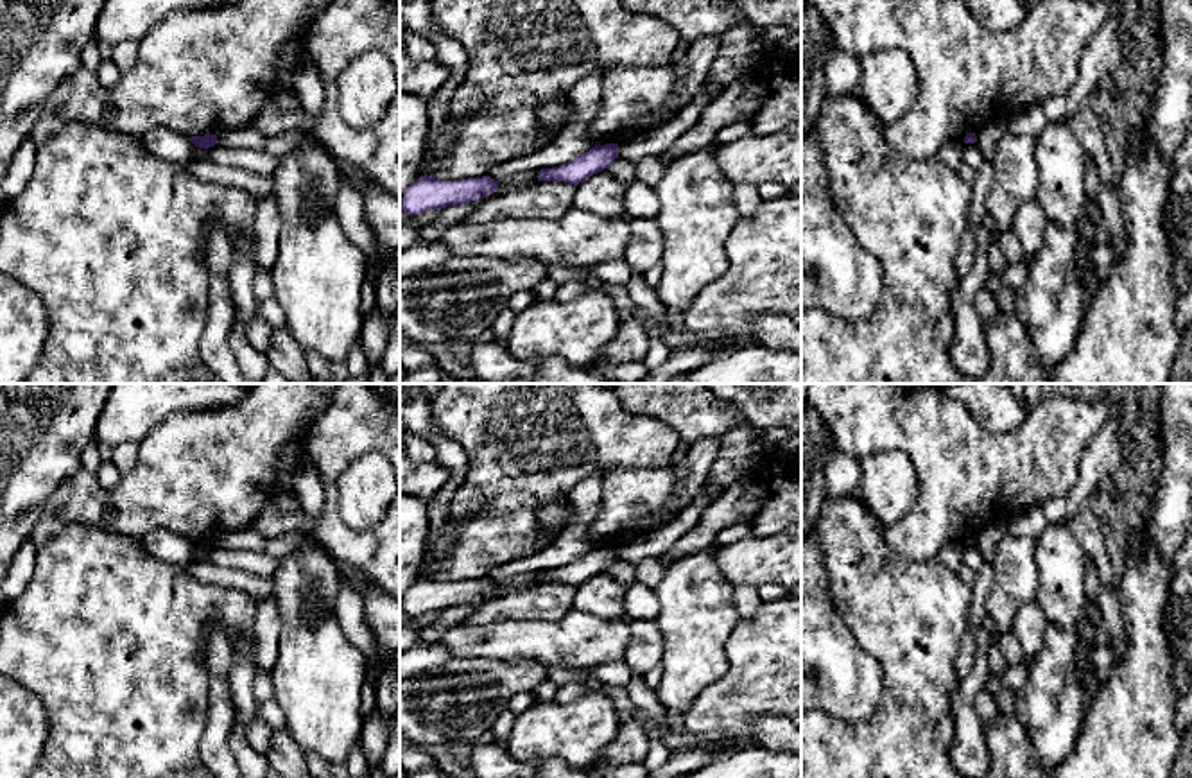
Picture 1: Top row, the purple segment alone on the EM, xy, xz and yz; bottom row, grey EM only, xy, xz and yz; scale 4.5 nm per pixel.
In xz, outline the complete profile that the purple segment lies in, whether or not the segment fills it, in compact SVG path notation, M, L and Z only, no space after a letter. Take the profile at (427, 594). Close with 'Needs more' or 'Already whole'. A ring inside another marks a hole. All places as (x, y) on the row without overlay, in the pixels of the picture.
M425 575L405 592L400 602L400 611L409 617L421 617L427 611L439 613L445 608L484 601L497 593L498 586L500 583L495 583L489 577L445 584Z. Already whole

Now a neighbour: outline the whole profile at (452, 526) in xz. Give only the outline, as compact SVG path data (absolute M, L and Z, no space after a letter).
M450 507L446 509L446 518L436 536L436 550L434 550L434 561L428 568L428 577L434 579L434 575L439 570L439 565L443 563L445 556L448 554L452 543L457 540L459 532L462 531L464 518L455 518L450 513Z

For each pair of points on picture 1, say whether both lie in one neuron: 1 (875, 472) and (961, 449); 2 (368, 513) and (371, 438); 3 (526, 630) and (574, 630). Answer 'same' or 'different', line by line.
1: different
2: different
3: same

